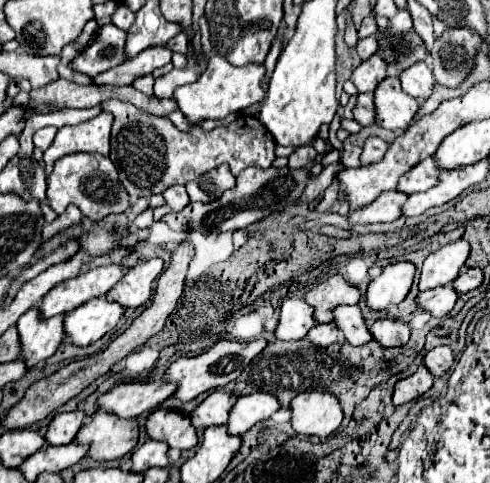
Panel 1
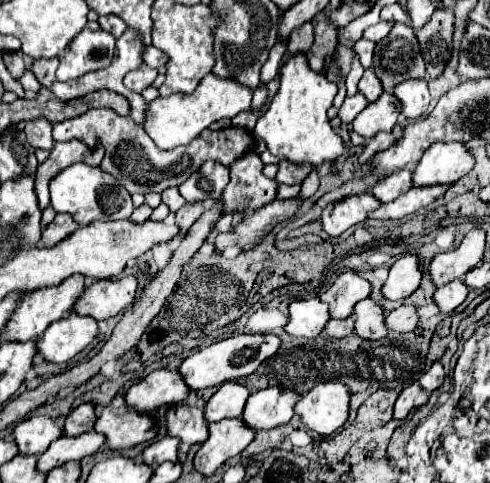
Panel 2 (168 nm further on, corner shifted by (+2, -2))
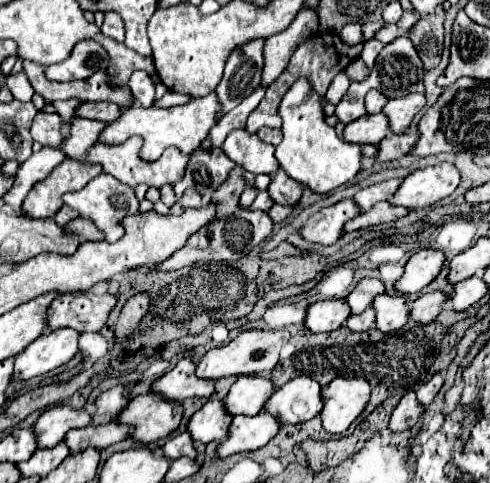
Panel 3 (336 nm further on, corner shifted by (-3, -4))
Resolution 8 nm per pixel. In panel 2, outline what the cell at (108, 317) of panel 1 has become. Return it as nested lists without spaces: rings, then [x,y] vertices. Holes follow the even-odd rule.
[[[69,312],[39,336],[37,350],[49,362],[67,362],[89,346],[99,334],[97,322],[91,316]]]

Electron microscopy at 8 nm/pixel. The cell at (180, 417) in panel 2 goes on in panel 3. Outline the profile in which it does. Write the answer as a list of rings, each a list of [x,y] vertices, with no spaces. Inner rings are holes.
[[[210,398],[188,422],[188,432],[192,440],[208,444],[208,442],[222,442],[228,436],[228,426],[232,416],[224,410],[224,402],[218,398]]]

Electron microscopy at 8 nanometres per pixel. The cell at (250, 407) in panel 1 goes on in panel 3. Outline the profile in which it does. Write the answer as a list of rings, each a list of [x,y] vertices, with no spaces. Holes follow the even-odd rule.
[[[296,376],[278,388],[270,402],[266,404],[266,412],[276,414],[282,424],[300,424],[308,422],[322,410],[322,388],[316,380],[308,376]]]

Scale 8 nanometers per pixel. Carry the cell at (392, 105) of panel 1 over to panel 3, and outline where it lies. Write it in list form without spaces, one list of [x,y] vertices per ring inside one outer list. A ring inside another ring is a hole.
[[[366,114],[356,122],[346,124],[342,140],[352,144],[378,144],[388,134],[388,118],[384,114]]]

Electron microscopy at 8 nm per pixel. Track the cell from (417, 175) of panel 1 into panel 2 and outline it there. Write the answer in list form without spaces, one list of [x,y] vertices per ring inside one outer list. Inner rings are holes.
[[[401,170],[401,172],[395,172],[395,174],[387,176],[385,180],[377,182],[373,188],[373,196],[379,198],[381,202],[391,202],[391,200],[399,198],[403,192],[409,192],[411,186],[413,186],[413,172]]]

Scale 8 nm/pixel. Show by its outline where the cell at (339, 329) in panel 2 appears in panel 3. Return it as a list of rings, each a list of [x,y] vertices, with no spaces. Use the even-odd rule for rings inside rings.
[[[366,308],[362,314],[356,314],[356,316],[350,316],[346,320],[346,326],[350,330],[356,330],[356,332],[366,332],[374,326],[374,320],[376,320],[376,310],[374,308]]]

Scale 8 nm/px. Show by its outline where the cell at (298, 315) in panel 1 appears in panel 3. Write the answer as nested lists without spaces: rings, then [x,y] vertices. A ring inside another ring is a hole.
[[[320,300],[310,304],[306,326],[314,332],[332,332],[340,328],[350,316],[348,302],[342,300]]]

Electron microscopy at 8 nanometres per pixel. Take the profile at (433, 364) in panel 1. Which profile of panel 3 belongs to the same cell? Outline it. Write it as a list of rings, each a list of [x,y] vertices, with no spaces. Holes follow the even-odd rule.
[[[436,372],[426,384],[422,384],[422,386],[416,390],[418,402],[420,402],[422,406],[428,406],[428,404],[434,400],[434,396],[438,394],[438,390],[442,388],[442,384],[444,384],[444,378],[442,378],[440,372]]]

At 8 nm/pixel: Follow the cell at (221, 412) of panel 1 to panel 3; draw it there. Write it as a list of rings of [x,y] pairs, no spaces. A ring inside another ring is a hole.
[[[242,376],[232,384],[232,388],[224,400],[226,412],[232,416],[258,414],[274,390],[276,390],[276,386],[270,382],[270,378]]]

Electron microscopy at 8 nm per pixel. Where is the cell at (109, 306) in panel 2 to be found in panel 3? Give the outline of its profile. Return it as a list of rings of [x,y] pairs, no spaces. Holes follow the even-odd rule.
[[[76,292],[62,294],[52,300],[46,312],[46,330],[72,328],[80,334],[98,332],[104,328],[110,310],[116,304],[116,296]]]

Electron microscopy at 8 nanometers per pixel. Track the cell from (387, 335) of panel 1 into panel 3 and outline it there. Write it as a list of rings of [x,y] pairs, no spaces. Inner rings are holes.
[[[440,290],[422,294],[422,296],[414,302],[414,306],[412,306],[412,310],[410,310],[410,318],[412,318],[414,322],[418,322],[418,324],[430,324],[430,322],[438,316],[438,310],[440,310],[440,306],[442,306],[446,300],[448,300],[448,296],[446,296],[444,292],[440,292]]]

